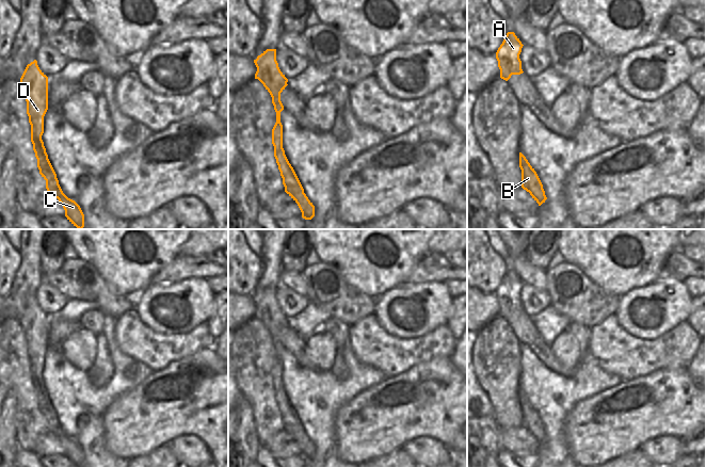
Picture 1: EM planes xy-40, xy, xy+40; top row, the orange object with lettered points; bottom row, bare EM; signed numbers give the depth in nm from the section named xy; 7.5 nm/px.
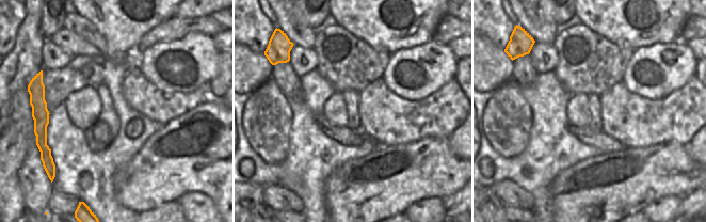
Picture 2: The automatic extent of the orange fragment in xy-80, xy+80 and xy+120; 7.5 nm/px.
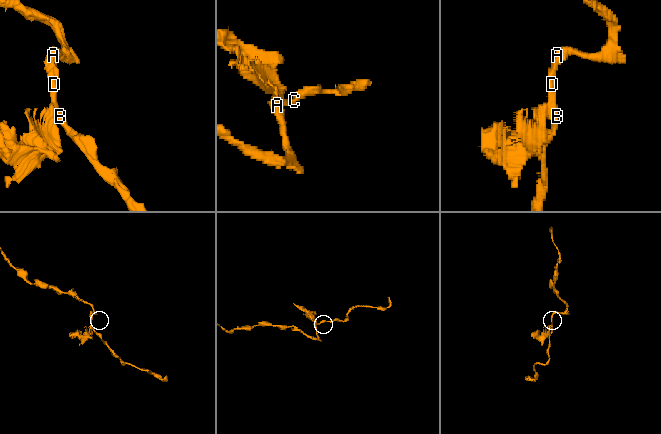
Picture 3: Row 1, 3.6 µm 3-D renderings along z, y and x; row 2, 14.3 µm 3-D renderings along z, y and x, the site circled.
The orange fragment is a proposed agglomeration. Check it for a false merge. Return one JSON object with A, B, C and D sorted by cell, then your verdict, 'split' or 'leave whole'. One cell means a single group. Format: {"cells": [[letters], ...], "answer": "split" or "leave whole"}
{"cells": [["A", "B", "C", "D"]], "answer": "leave whole"}

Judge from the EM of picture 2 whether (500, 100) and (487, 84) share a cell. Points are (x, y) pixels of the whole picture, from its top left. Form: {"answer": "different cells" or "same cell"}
{"answer": "different cells"}

